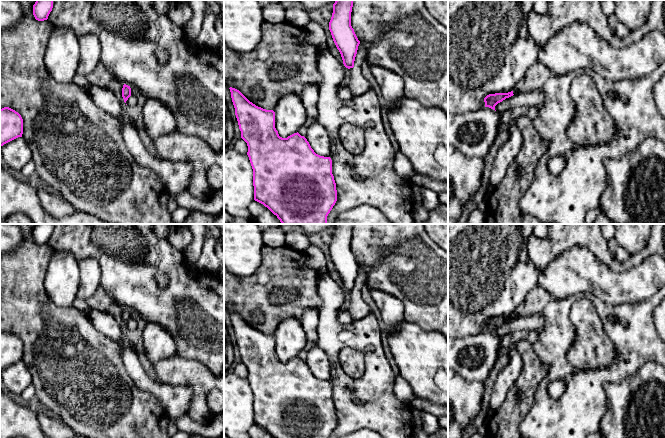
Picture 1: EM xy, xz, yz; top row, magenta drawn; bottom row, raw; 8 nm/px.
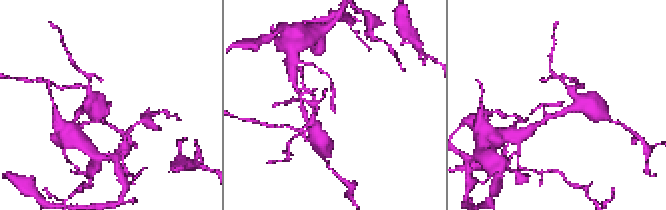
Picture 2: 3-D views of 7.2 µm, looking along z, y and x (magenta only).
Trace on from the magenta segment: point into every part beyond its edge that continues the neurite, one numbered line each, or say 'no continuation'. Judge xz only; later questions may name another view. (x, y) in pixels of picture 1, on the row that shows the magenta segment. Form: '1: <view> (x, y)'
no continuation

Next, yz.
no continuation

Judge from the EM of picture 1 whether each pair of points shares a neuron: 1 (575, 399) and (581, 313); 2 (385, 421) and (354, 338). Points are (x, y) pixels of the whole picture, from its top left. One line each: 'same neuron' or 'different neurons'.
1: different neurons
2: same neuron

